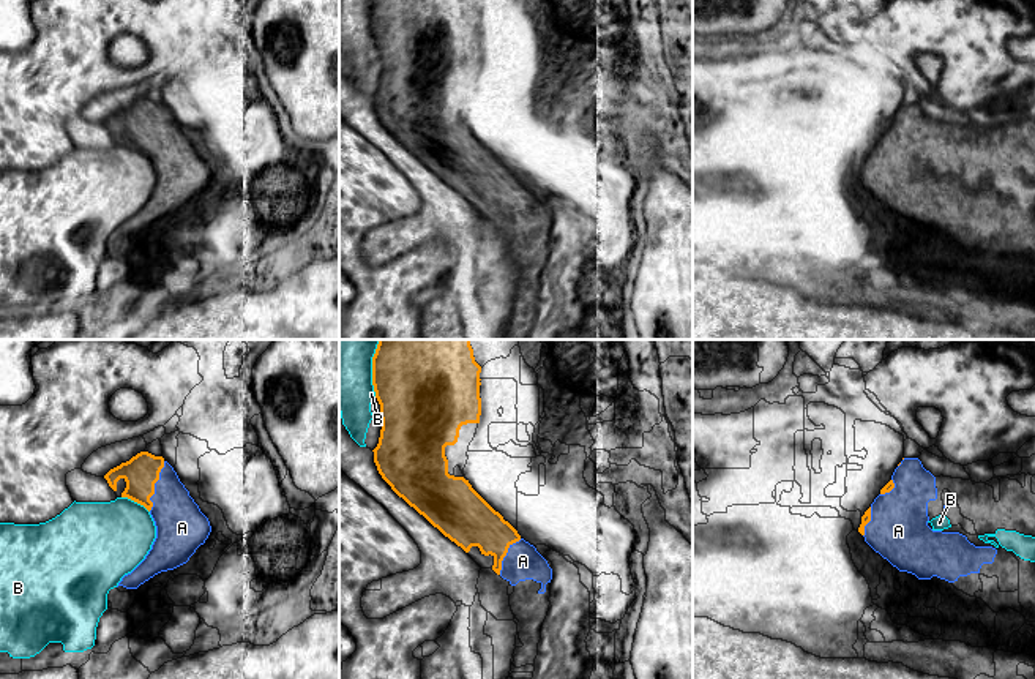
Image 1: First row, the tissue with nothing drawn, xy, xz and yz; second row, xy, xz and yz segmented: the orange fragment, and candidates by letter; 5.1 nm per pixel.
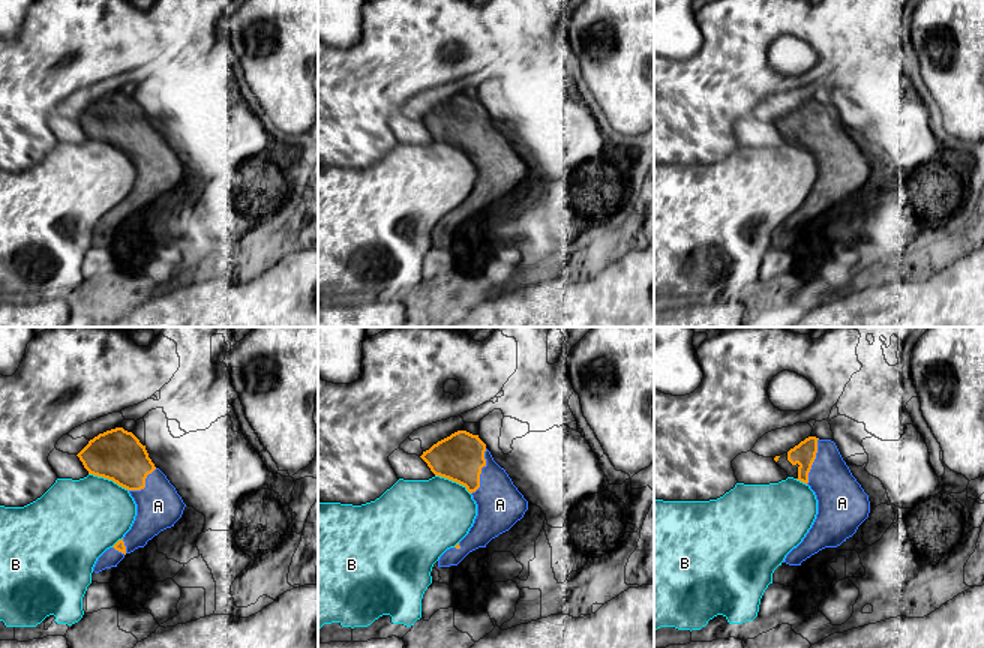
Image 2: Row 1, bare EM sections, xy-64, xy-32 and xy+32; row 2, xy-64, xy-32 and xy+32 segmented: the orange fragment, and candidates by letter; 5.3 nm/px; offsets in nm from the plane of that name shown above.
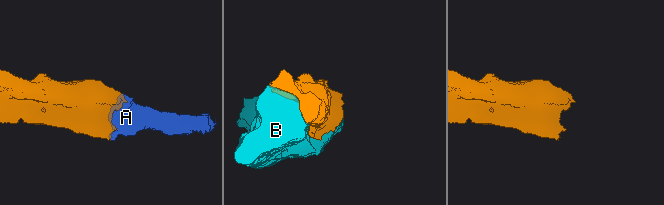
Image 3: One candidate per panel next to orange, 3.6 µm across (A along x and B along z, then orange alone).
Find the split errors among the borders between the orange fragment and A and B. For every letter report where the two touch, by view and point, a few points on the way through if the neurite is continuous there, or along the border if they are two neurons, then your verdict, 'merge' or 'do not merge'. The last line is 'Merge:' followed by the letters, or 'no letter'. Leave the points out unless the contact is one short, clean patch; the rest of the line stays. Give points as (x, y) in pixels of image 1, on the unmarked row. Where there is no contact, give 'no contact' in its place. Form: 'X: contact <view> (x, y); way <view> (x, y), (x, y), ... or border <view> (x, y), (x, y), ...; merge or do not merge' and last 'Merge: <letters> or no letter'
A: contact xy (153, 133); merge
B: contact xz (373, 22); do not merge
Merge: A

